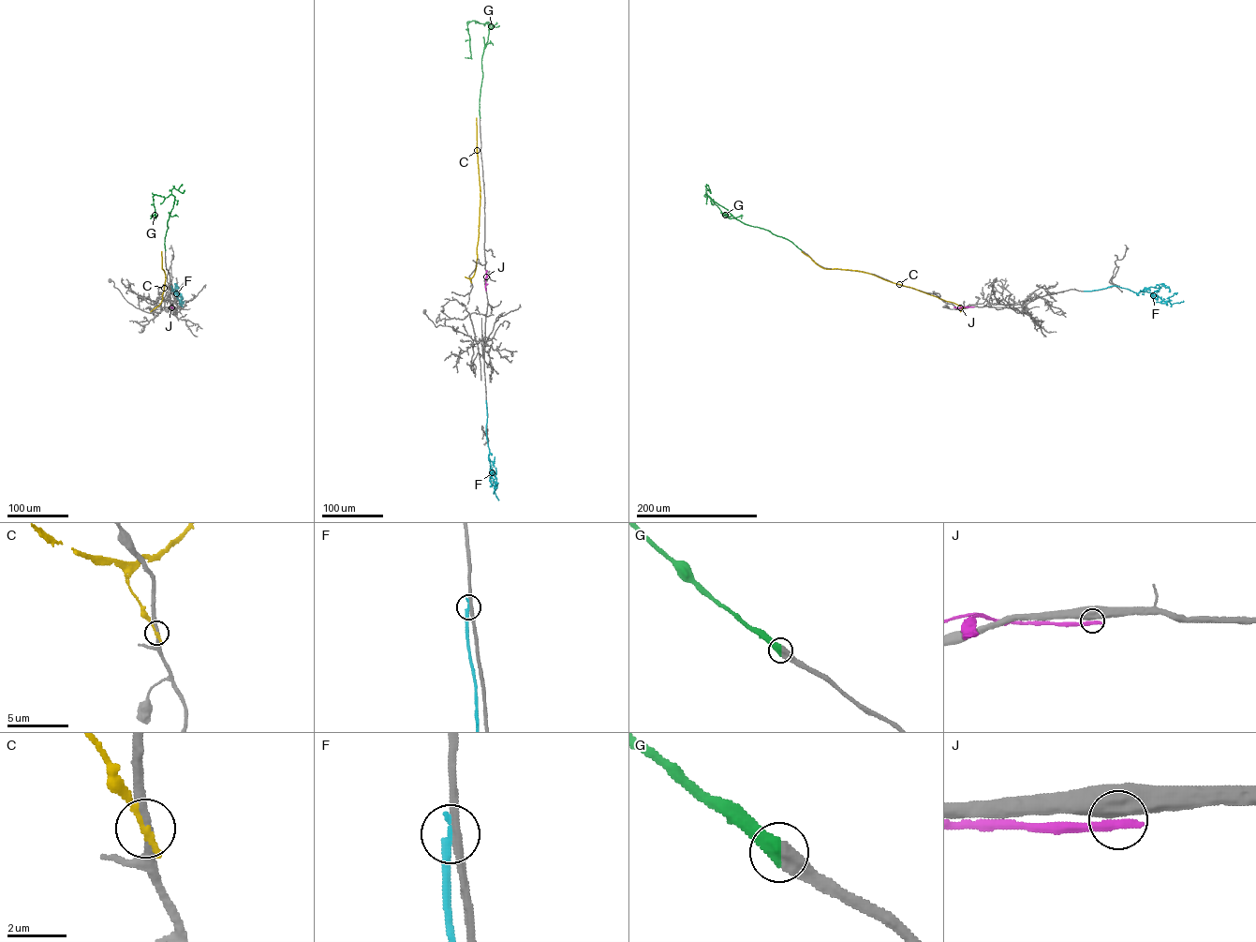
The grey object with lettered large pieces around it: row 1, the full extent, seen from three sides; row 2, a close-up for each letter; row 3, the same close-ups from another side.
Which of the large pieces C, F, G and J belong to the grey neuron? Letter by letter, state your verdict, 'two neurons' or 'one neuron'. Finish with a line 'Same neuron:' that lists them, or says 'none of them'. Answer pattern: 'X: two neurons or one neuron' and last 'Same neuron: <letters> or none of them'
C: two neurons
F: two neurons
G: one neuron
J: two neurons
Same neuron: G

